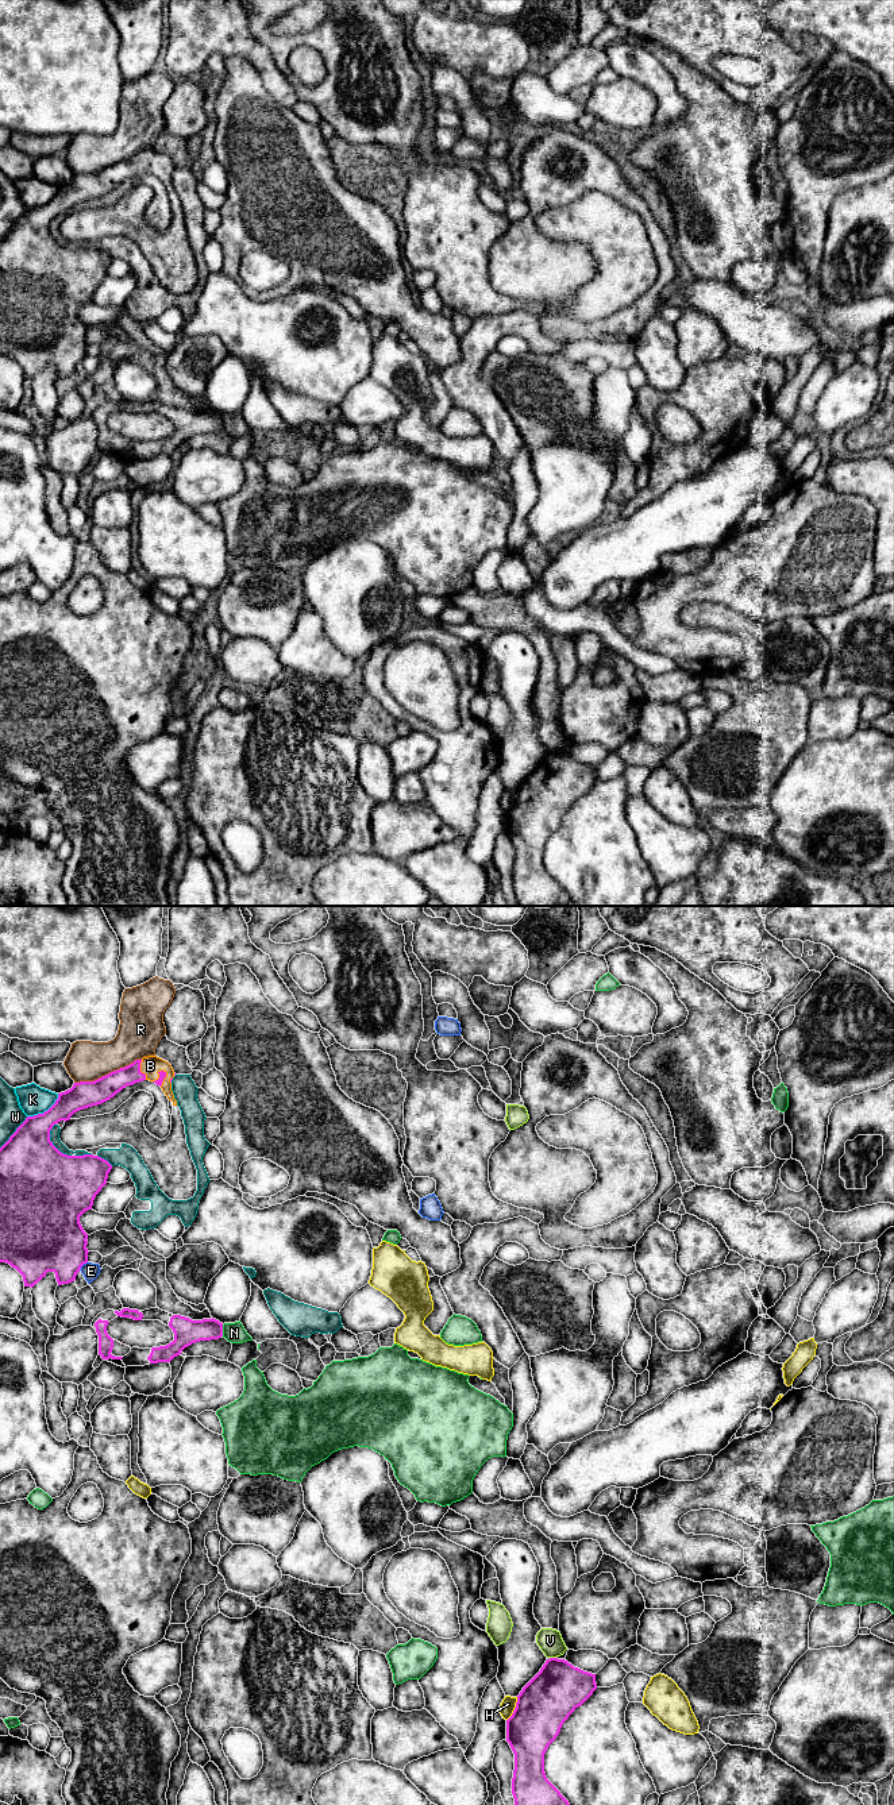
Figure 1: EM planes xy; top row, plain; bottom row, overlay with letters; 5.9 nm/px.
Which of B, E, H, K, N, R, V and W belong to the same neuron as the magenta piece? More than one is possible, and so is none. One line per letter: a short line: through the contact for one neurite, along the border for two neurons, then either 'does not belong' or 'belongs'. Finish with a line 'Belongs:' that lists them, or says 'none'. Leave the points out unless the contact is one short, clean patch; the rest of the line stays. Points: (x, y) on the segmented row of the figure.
B: belongs
E: does not belong
H: does not belong
K: does not belong
N: does not belong
R: does not belong
V: does not belong
W: does not belong
Belongs: B

